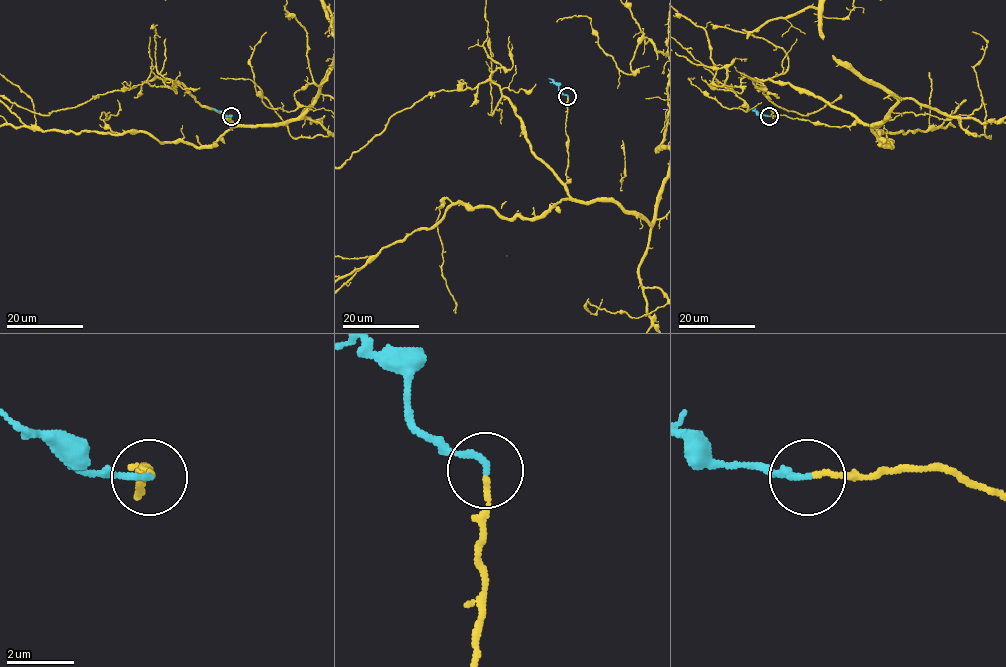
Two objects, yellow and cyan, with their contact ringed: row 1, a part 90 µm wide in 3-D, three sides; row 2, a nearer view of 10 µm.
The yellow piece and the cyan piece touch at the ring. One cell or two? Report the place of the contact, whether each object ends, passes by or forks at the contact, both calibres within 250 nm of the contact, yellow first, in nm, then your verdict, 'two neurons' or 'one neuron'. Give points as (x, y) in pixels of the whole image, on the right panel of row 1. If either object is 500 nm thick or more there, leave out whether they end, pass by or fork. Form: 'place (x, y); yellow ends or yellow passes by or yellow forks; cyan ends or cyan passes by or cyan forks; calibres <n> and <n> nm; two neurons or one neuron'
place (769, 116); yellow ends; cyan ends; calibres 150 and 190 nm; one neuron

